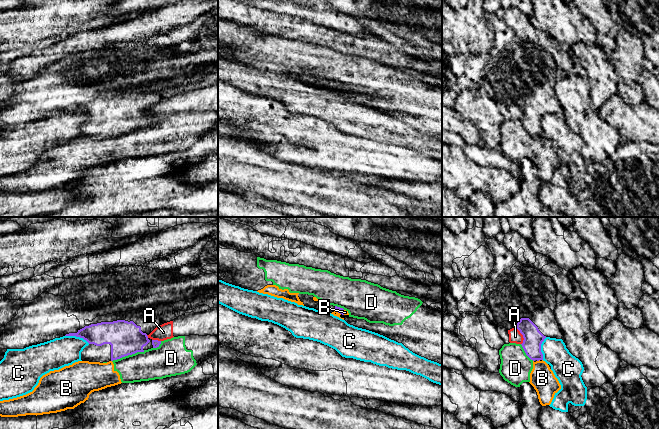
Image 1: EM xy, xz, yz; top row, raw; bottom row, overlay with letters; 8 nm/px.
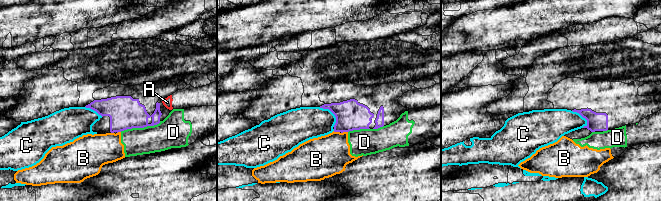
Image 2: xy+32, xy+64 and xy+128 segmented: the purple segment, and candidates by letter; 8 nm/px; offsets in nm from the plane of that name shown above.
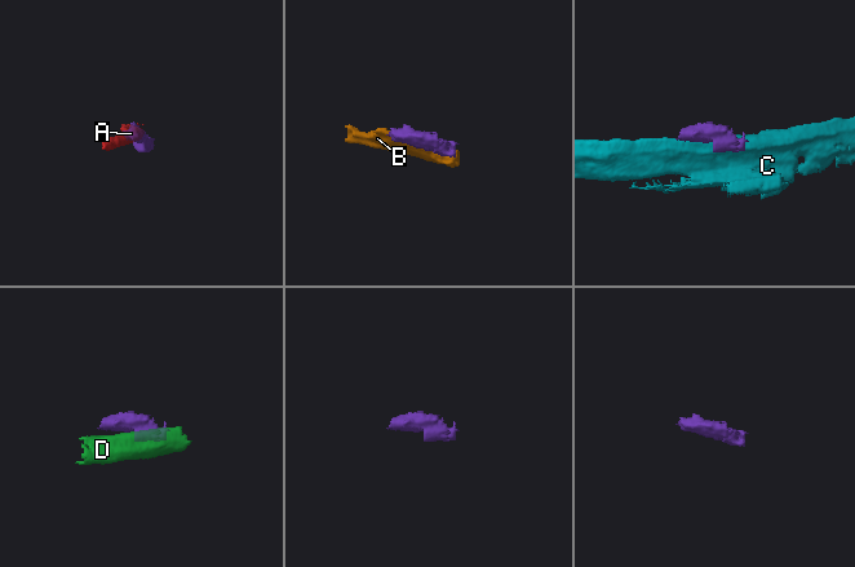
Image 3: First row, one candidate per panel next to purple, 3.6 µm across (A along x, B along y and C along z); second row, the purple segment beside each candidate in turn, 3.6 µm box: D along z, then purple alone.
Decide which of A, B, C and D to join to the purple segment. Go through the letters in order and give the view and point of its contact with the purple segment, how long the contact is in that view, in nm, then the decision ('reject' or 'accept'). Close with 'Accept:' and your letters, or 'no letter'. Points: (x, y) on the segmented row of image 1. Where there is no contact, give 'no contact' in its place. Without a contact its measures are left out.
A: contact yz (522, 334); length 160 nm; reject
B: contact yz (538, 360); length 30 nm; reject
C: contact xy (77, 336); length 220 nm; reject
D: contact xy (128, 354); length 280 nm; reject
Accept: no letter

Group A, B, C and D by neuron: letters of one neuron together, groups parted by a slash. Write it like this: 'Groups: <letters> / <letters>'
Groups: A / B D / C

